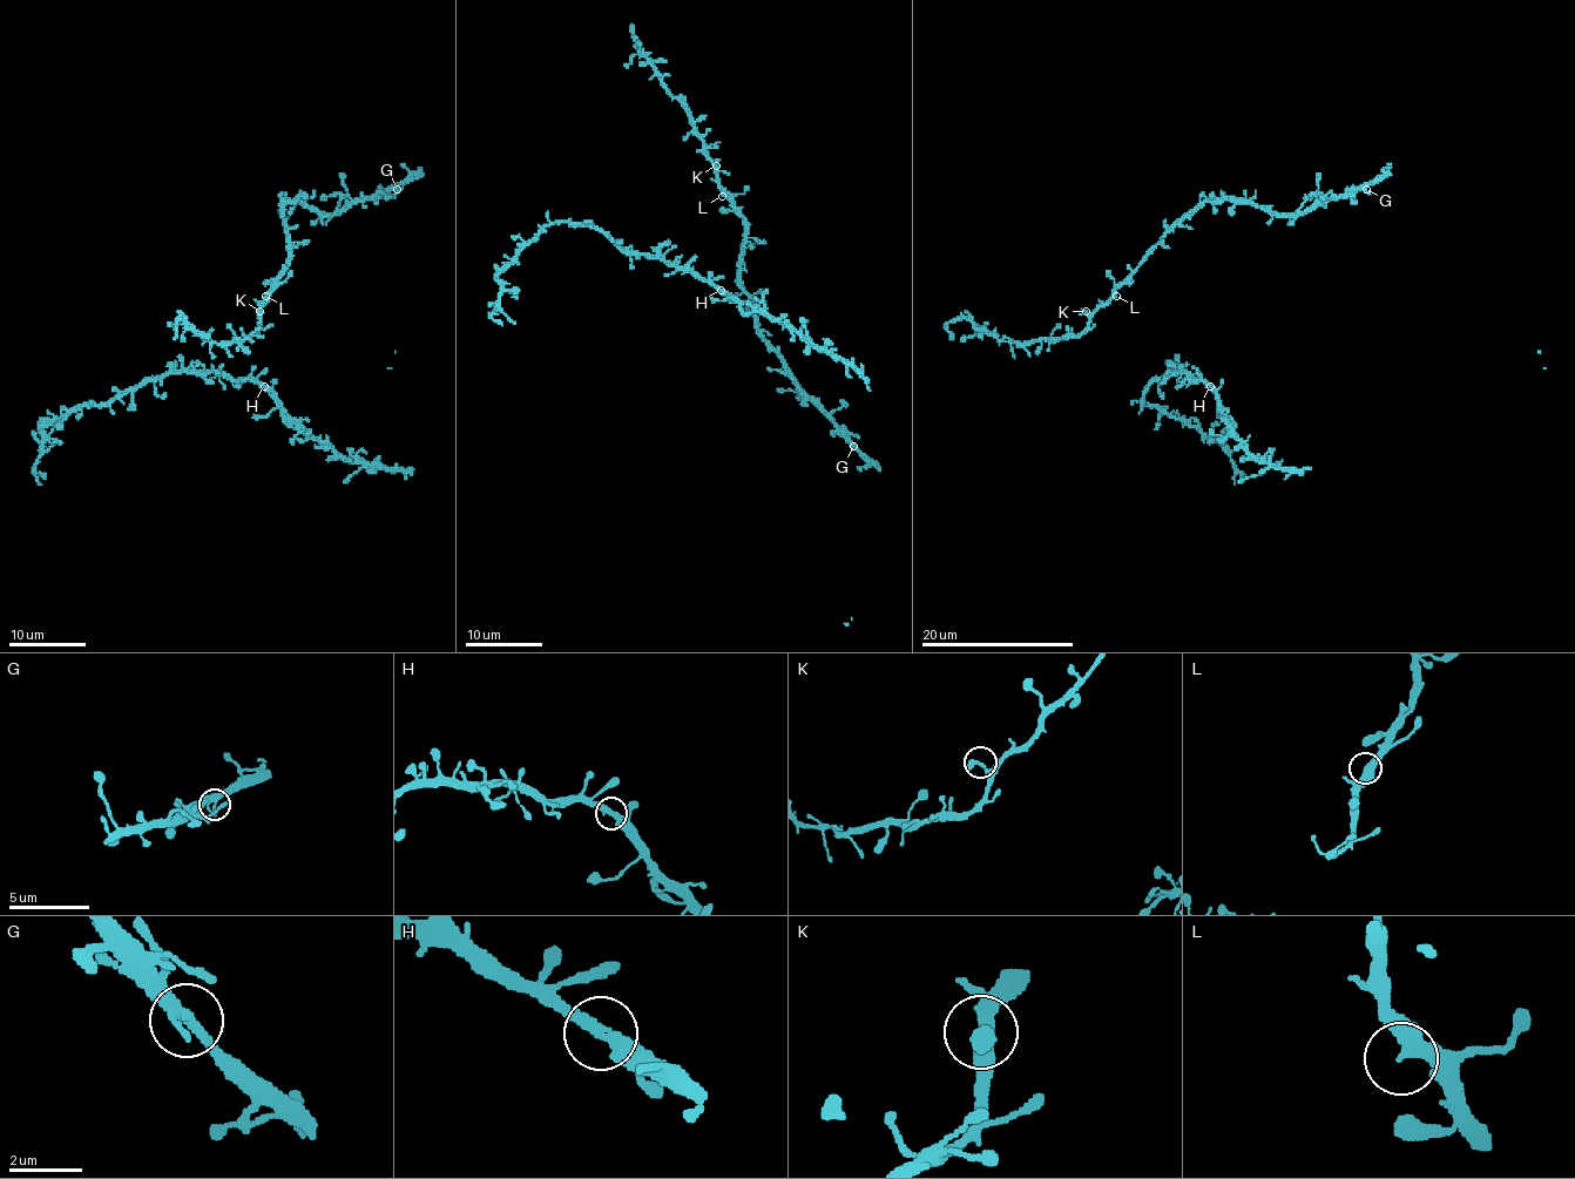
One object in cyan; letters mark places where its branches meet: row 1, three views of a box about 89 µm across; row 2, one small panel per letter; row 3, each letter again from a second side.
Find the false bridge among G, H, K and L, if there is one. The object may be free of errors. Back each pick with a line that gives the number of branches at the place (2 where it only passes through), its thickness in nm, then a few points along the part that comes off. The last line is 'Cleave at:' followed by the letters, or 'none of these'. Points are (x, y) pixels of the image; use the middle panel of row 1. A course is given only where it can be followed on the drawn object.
Cleave at: none of these

